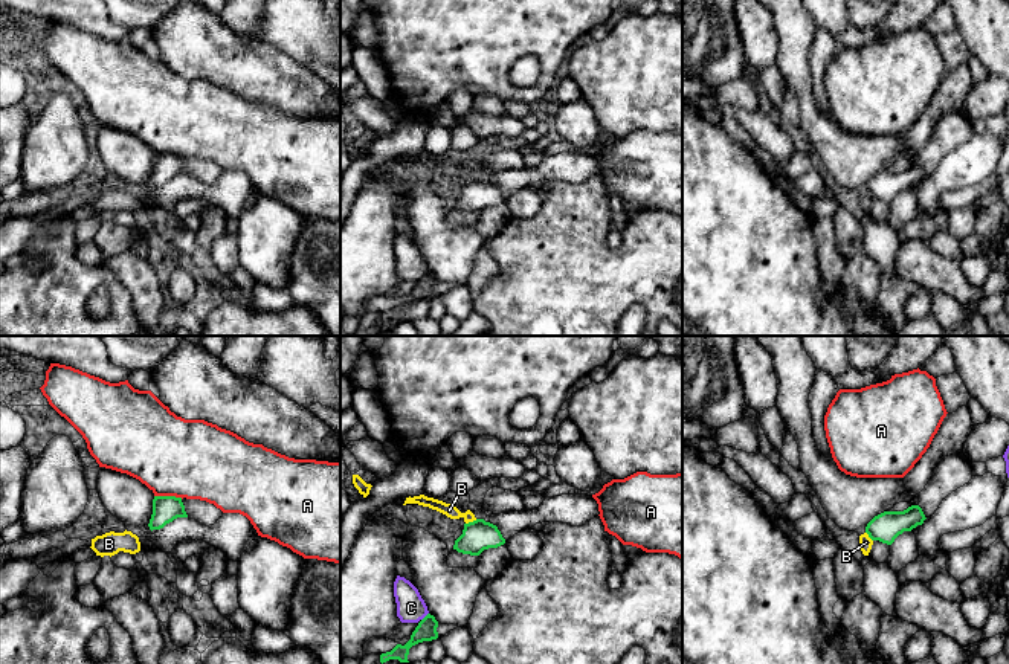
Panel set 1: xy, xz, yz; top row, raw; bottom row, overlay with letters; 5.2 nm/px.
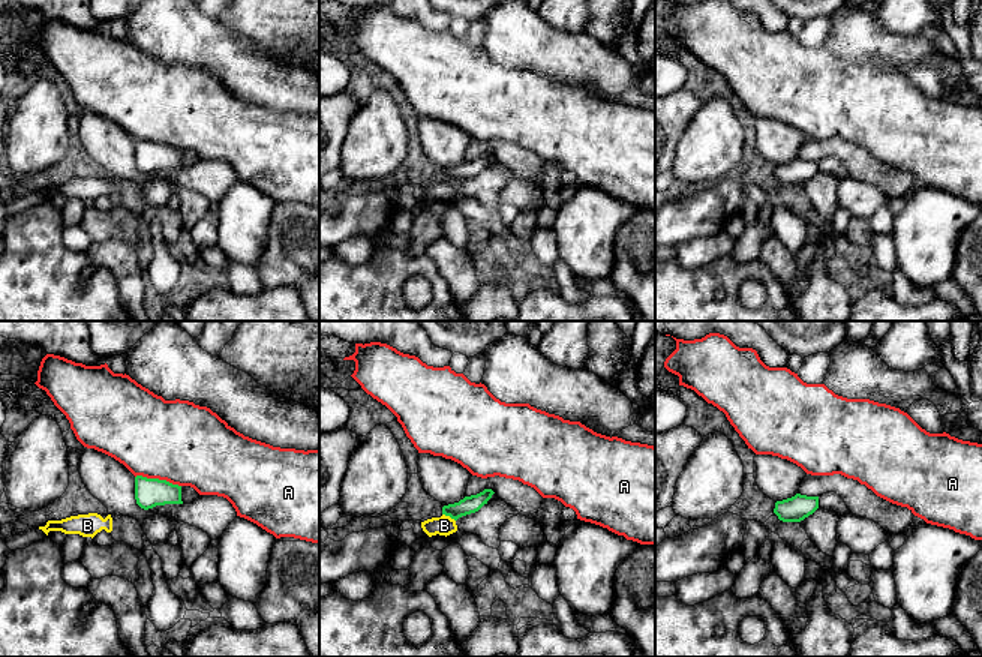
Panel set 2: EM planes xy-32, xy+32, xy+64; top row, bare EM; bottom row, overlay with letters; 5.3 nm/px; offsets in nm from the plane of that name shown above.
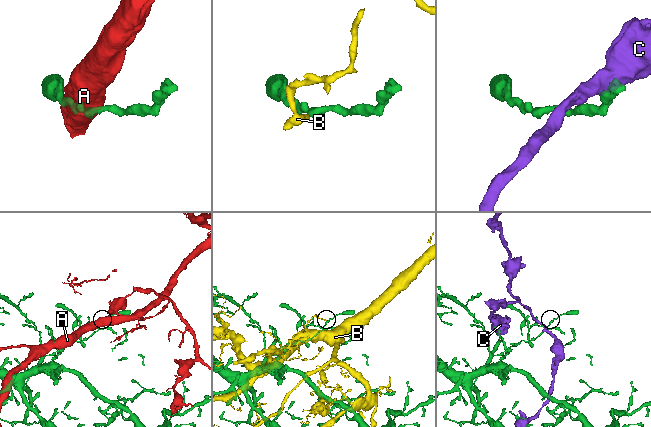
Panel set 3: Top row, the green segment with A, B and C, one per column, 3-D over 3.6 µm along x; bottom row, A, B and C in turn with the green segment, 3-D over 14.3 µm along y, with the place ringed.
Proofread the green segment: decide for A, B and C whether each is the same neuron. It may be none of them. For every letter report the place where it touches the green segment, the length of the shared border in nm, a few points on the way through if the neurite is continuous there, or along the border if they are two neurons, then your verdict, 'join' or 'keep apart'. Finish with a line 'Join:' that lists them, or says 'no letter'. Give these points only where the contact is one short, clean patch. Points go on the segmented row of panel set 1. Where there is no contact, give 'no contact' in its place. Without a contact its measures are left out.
A: meets green in xy at (168, 496); contact 150 nm long; keep apart
B: meets green in xz at (470, 522); contact 70 nm long; keep apart
C: meets green in xz at (425, 617); contact 60 nm long; border along xz (428, 612), (422, 620); keep apart
Join: no letter

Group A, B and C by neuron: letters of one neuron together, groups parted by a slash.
A / B / C

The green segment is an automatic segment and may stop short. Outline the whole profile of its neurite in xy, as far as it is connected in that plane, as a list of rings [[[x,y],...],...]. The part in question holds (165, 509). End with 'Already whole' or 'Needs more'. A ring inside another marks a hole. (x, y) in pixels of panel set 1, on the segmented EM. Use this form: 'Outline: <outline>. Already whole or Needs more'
Outline: [[[154,496],[150,530],[160,530],[177,517],[188,517],[182,498]]]. Already whole

